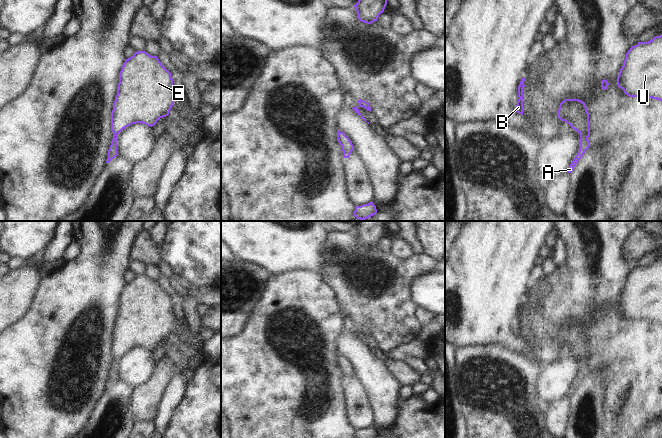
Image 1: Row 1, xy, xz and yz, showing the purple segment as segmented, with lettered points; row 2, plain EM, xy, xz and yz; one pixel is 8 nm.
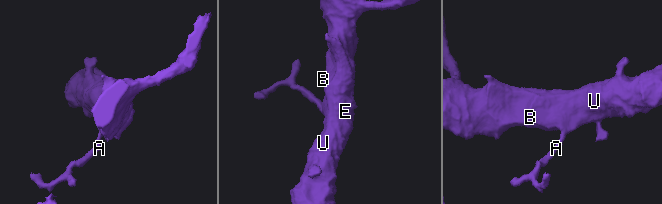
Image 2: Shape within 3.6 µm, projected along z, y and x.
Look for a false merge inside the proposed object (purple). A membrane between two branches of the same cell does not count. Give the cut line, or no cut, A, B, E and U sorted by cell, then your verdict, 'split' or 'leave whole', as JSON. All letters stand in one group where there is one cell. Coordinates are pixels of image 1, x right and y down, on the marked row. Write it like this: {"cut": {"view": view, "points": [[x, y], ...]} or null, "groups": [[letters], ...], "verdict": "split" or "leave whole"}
{"cut": null, "groups": [["A", "B", "E", "U"]], "verdict": "leave whole"}

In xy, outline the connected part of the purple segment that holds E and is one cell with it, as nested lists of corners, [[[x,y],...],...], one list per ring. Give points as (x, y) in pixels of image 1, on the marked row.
[[[138,51],[126,59],[119,73],[117,95],[111,113],[113,139],[106,163],[108,164],[118,155],[117,139],[123,129],[136,123],[152,127],[160,118],[169,115],[173,104],[173,79],[171,73],[162,65],[157,56],[151,56],[145,51]]]

